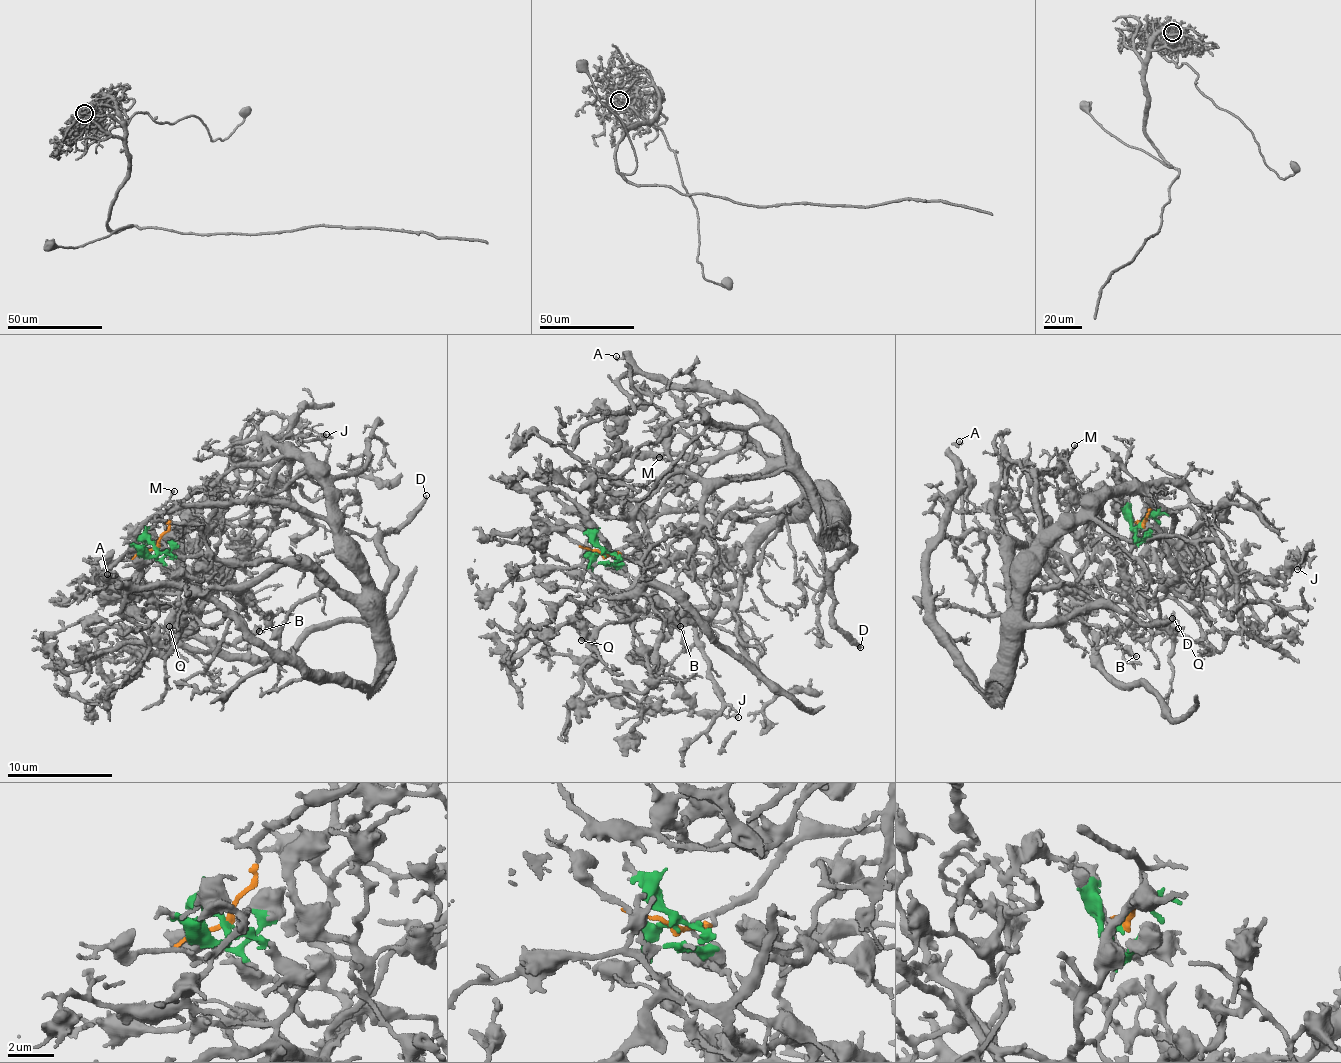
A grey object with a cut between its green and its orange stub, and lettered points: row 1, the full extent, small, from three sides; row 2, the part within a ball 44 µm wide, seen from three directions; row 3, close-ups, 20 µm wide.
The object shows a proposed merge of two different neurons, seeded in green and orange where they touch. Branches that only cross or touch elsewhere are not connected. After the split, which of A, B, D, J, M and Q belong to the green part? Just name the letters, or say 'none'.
B, J, Q

